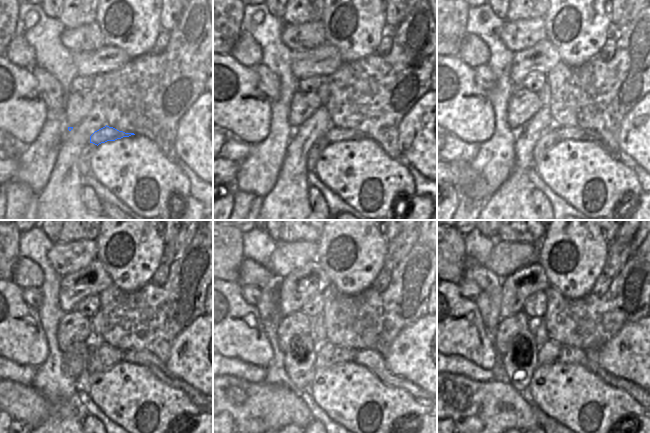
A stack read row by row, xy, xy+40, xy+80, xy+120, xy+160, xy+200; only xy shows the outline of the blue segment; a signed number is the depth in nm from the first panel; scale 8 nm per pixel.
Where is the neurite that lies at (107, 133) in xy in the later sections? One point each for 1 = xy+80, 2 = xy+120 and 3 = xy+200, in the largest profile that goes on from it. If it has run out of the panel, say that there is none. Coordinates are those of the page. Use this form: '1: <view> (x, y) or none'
1: xy+80 (576, 133)
2: xy+120 (144, 358)
3: xy+200 (640, 394)

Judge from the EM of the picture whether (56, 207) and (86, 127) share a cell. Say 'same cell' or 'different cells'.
same cell

